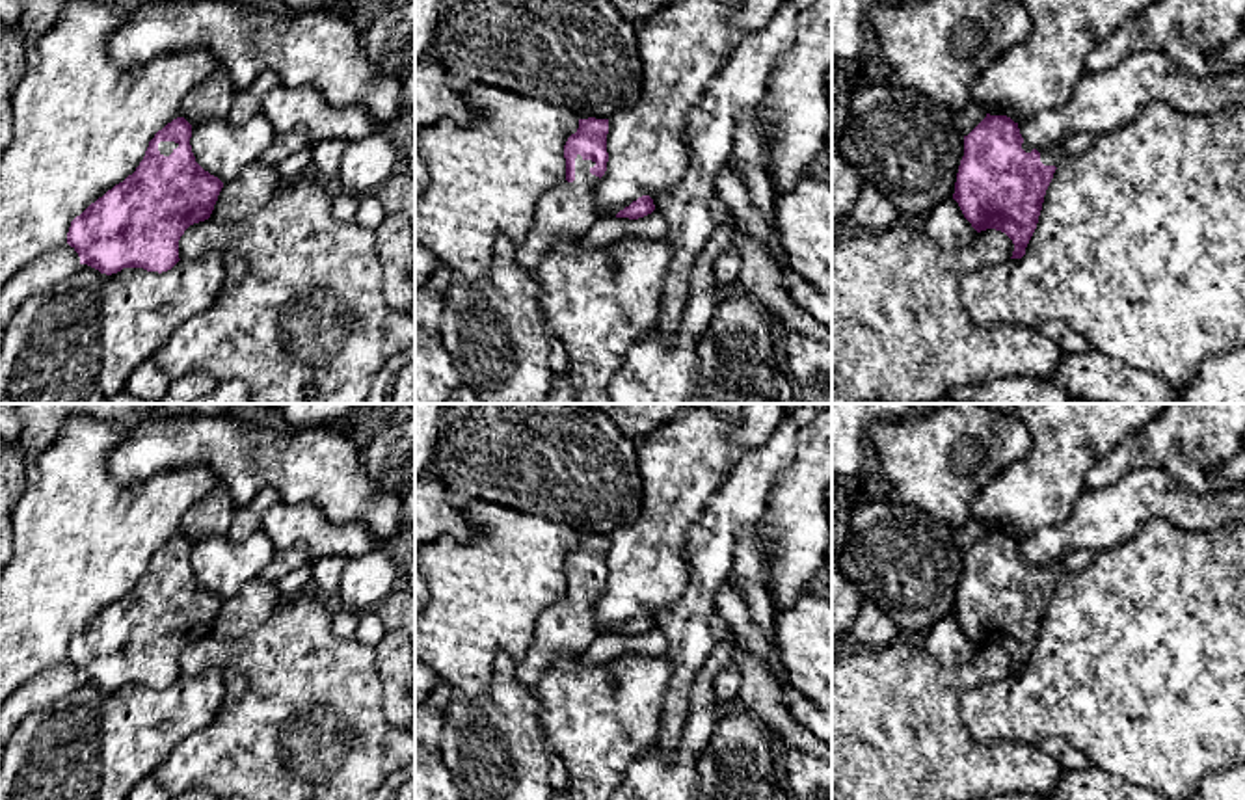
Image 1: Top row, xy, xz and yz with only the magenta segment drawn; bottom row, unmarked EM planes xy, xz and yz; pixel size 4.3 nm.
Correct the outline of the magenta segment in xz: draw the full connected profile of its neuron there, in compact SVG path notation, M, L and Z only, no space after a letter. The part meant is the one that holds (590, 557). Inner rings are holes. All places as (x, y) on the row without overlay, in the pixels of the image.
M579 536L579 545L571 551L564 562L566 575L566 597L547 607L532 631L532 642L517 662L517 675L525 687L532 692L545 673L545 670L556 662L562 655L582 655L590 644L601 634L601 627L594 614L594 605L607 588L609 569L607 569L607 551L609 536Z

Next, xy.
M177 534L154 551L149 558L143 577L132 592L115 601L102 614L91 620L80 633L71 638L67 660L78 670L80 681L87 681L100 690L112 692L123 685L143 685L147 688L167 688L179 675L179 657L184 647L210 634L223 599L205 588L192 569L192 541Z

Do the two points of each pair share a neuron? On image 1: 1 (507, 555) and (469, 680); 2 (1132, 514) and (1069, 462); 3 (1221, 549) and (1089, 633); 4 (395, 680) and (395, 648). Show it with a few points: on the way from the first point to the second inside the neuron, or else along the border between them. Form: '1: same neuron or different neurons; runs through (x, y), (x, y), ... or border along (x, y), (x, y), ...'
1: same neuron; runs through (495, 586), (469, 618), (469, 648)
2: different neurons; border along (1085, 490), (1074, 510), (1057, 523)
3: same neuron; runs through (1188, 583), (1137, 633), (1123, 633)
4: same neuron; runs through (395, 672), (395, 655)

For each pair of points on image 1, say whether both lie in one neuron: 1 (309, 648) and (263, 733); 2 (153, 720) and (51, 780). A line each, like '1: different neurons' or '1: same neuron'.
1: same neuron
2: same neuron

